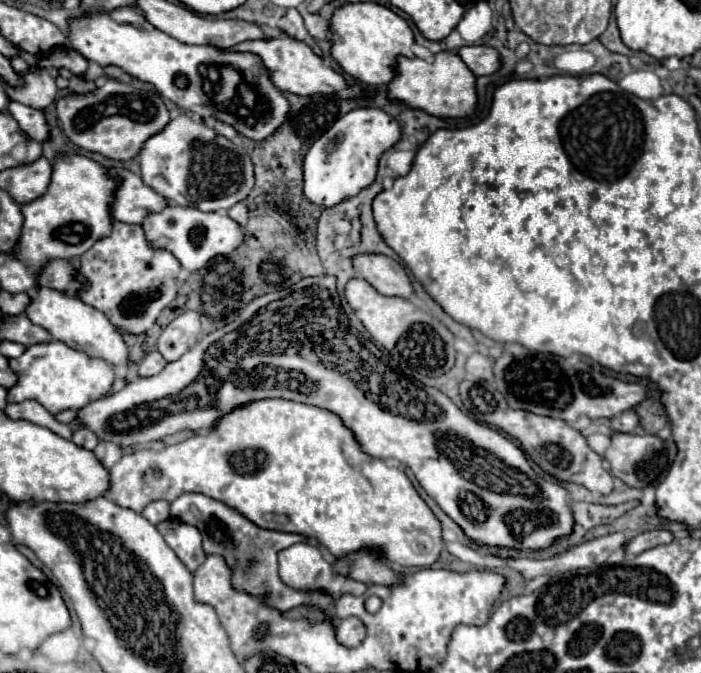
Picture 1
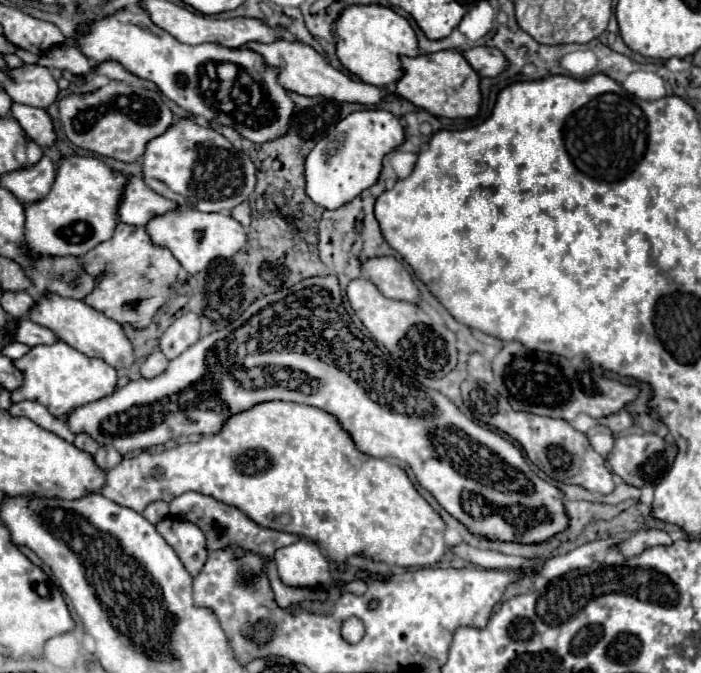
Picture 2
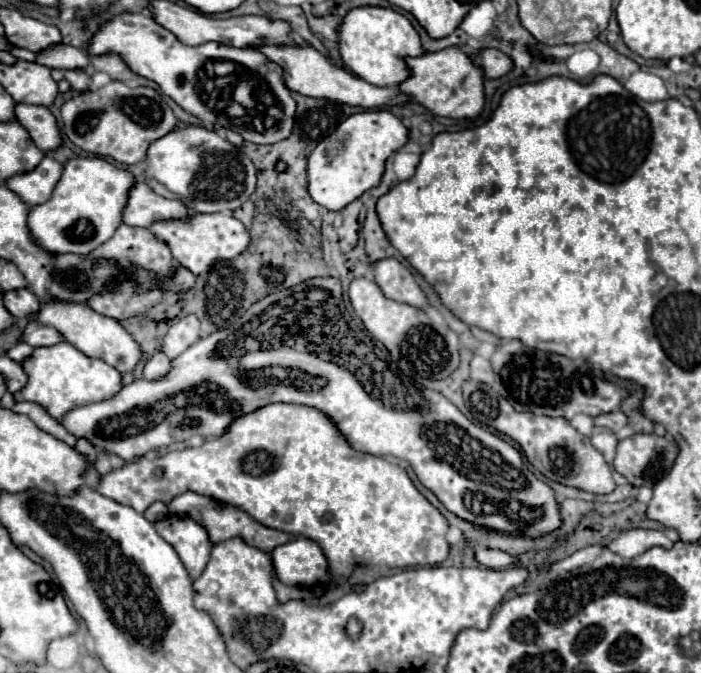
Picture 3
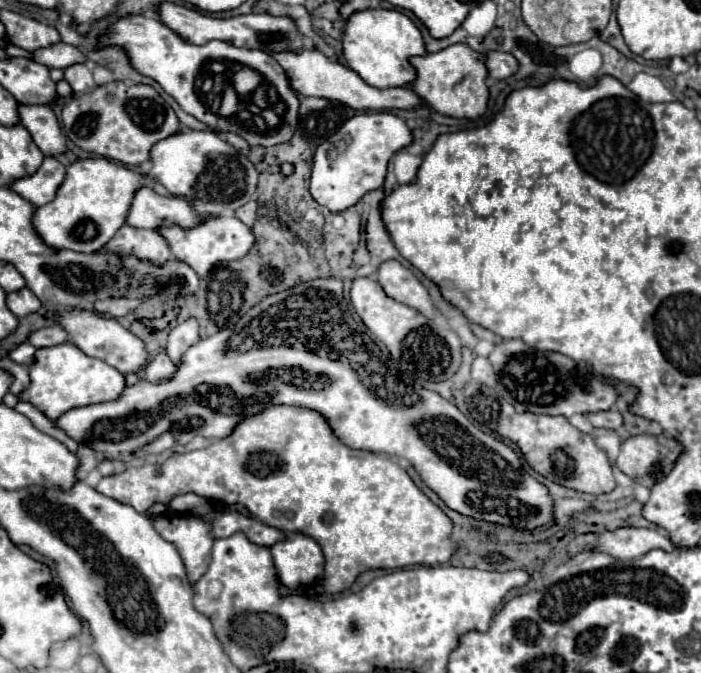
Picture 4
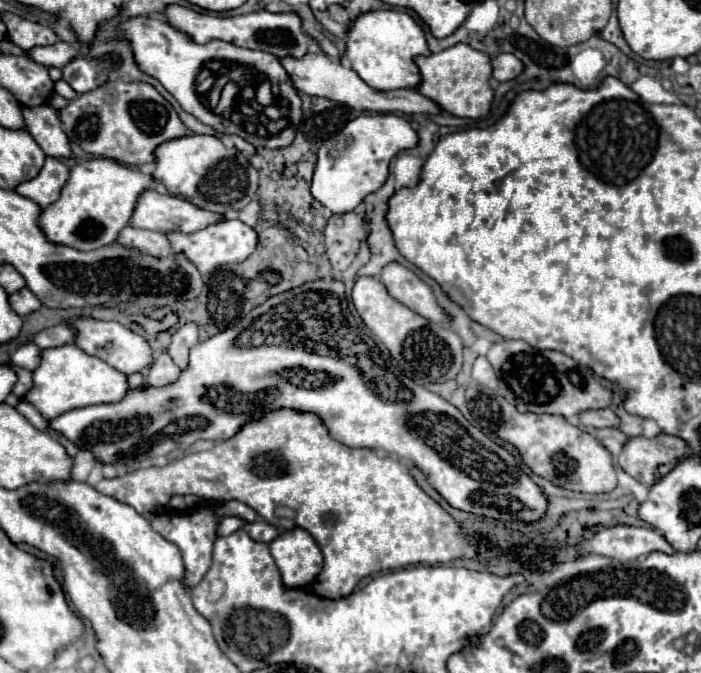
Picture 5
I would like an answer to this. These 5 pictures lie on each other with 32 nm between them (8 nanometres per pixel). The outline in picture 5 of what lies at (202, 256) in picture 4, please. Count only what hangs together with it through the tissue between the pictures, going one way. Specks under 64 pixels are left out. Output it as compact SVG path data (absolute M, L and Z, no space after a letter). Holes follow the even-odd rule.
M224 218L222 222L214 222L214 226L206 226L202 230L196 230L194 234L178 234L178 230L174 230L174 234L166 236L172 244L172 252L186 254L186 258L190 258L190 262L194 262L194 266L198 266L202 274L210 274L226 264L236 264L246 260L258 244L256 232L238 218Z

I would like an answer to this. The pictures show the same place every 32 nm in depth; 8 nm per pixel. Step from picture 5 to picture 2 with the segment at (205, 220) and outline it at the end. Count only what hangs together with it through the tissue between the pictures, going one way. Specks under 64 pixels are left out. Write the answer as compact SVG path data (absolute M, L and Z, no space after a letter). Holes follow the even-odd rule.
M128 176L128 182L122 190L122 202L118 206L118 218L120 222L132 224L132 226L144 226L152 216L164 214L168 210L176 208L176 204L168 198L162 198L154 190L150 190L142 178Z

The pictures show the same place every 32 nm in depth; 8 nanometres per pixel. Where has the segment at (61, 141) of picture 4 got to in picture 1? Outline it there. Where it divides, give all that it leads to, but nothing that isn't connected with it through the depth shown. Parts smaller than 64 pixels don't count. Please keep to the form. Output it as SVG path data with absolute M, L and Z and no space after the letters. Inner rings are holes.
M10 100L8 112L14 116L14 120L18 122L20 130L26 136L30 136L32 140L42 142L42 140L48 138L48 126L46 126L46 120L44 120L44 112L42 110L36 110L36 108L30 108L26 104L20 104L20 102Z

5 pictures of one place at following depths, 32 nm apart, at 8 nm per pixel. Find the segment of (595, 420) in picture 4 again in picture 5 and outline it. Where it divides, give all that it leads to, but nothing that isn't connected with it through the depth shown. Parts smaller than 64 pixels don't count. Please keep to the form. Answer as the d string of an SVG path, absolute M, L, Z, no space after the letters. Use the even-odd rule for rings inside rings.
M612 408L586 410L580 414L580 420L592 428L618 428L618 424L620 424L620 418Z

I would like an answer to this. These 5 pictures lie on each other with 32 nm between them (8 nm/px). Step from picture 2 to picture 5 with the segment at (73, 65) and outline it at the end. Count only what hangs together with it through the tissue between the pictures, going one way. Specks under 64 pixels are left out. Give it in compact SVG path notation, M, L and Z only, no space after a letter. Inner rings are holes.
M58 40L52 46L38 46L38 48L28 50L28 58L32 58L34 62L38 62L46 68L50 68L50 66L64 68L66 64L70 64L78 56L80 56L78 48L68 42L62 42L62 40Z

